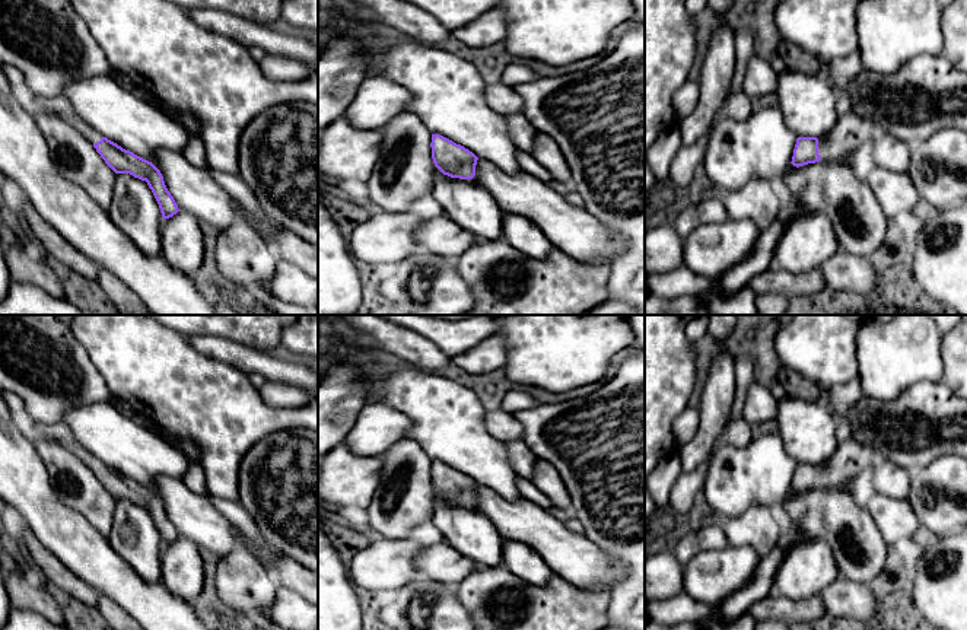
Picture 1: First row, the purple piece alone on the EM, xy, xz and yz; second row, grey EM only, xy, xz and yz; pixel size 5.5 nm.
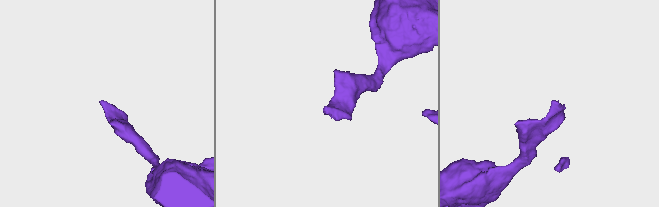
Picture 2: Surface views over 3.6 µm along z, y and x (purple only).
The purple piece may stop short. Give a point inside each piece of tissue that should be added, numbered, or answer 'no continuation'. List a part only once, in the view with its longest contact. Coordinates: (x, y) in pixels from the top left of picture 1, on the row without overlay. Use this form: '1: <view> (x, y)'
1: yz (851, 457)

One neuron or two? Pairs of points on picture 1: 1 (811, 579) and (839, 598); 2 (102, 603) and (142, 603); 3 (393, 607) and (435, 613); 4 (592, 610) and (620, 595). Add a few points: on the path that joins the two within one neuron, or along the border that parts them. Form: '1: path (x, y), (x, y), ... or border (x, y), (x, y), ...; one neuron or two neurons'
1: border (840, 575), (820, 595); two neurons
2: border (99, 594), (111, 598), (130, 614); two neurons
3: path (403, 610), (425, 611); one neuron
4: border (607, 589), (608, 614); two neurons

